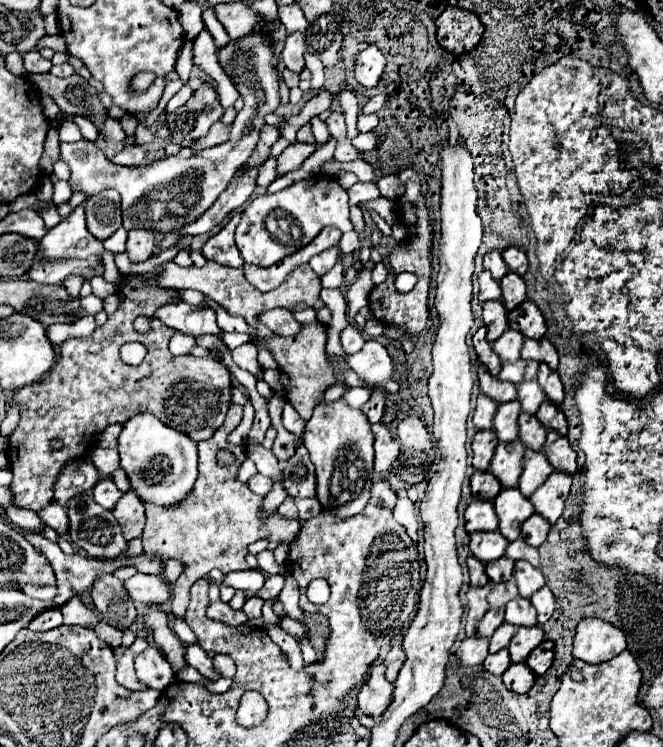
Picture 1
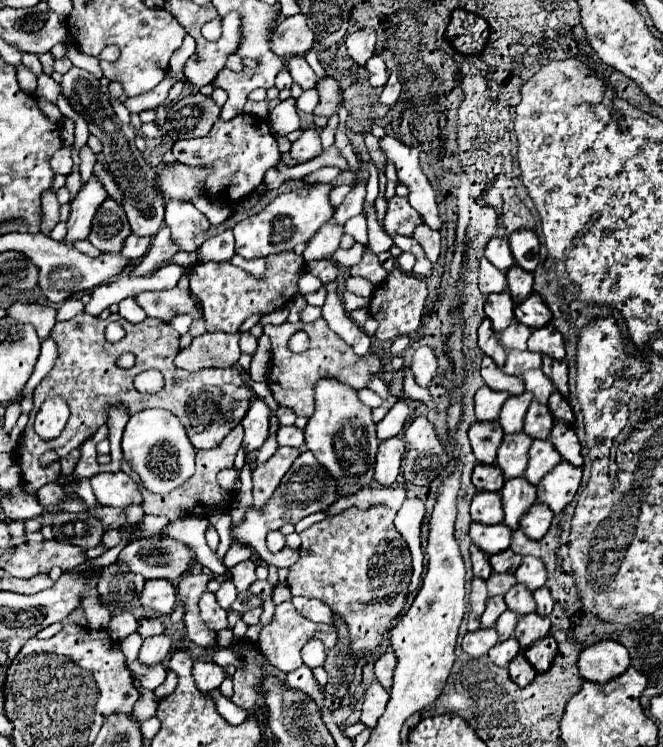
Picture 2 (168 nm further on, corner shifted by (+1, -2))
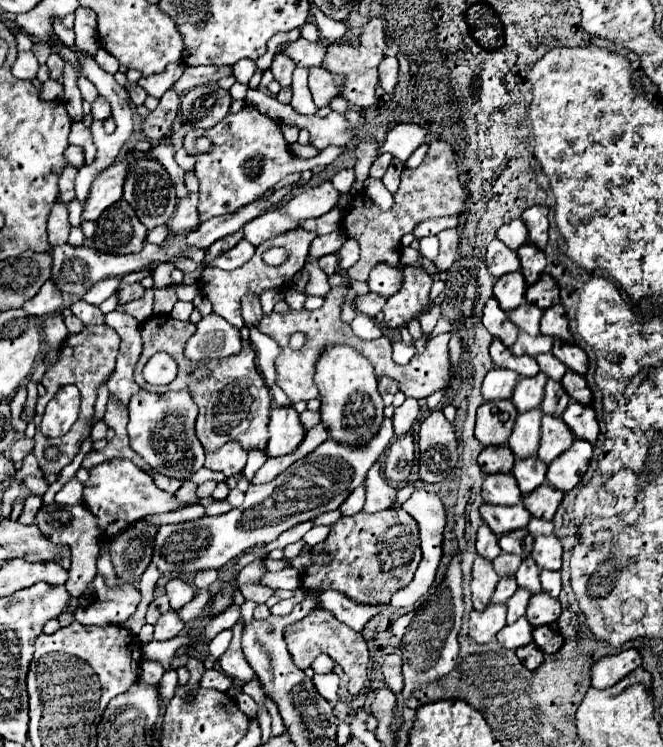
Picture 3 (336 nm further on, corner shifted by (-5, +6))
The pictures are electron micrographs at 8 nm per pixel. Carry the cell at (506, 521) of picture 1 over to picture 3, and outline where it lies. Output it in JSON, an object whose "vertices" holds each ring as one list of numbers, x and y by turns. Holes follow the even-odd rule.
{"vertices":[[530,455,528,459,518,459,512,473,520,485,522,495,528,495,530,491,534,491,538,485,542,485,546,481,546,463,540,463,540,459,536,459,536,455]]}

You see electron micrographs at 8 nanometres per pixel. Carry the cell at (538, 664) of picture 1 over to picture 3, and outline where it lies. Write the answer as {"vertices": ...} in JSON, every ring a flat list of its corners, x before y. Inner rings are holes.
{"vertices":[[550,623,550,625,544,625,544,627,536,627,532,635,534,635,534,643,546,655,556,653,562,647,562,643,564,643,564,637,560,635,560,629,558,629,556,623]]}

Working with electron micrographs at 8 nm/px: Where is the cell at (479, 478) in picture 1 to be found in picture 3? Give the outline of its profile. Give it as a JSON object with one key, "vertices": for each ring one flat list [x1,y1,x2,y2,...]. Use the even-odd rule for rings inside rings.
{"vertices":[[504,443,500,447,484,447,478,465,484,473,510,473,516,463,516,457,512,455,512,449]]}

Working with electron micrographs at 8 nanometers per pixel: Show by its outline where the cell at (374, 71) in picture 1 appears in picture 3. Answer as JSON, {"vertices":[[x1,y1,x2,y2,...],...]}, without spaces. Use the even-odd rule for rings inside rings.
{"vertices":[[384,57,384,61,380,63,380,87,392,95,398,83,398,59,396,57]]}

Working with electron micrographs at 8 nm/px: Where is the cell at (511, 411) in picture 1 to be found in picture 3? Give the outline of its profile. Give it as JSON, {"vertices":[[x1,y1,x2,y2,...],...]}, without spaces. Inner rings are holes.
{"vertices":[[538,373,534,377,520,377,520,381,514,389,514,395,512,395,512,401,518,409,518,413,540,407,542,397,544,397,546,381,548,381,548,377,544,373]]}

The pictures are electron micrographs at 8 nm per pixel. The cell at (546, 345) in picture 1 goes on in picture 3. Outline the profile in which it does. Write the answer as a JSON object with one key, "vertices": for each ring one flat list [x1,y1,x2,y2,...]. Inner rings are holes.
{"vertices":[[560,303,552,305,550,309,544,311,542,321,540,321,540,333,564,339,566,343,574,343,574,337,572,337,570,329,568,329,568,319,566,319,564,307]]}

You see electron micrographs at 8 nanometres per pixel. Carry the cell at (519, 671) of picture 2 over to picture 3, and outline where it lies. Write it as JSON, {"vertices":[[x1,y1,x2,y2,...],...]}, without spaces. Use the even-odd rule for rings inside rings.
{"vertices":[[528,643,526,647,516,649,516,655,528,669,536,669,544,661,544,653,536,647,536,643]]}

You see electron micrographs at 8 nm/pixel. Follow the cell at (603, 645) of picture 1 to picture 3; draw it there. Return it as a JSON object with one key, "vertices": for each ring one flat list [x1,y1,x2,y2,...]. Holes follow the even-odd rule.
{"vertices":[[626,649,620,651,618,655,602,657,598,663,592,665,592,687,596,689,612,687,628,673,632,673,636,667,640,667,640,663,642,657,636,649]]}

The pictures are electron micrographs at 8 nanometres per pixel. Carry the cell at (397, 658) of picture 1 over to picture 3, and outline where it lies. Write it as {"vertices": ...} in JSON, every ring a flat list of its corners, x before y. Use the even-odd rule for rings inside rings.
{"vertices":[[392,653,392,655,386,657,386,661,382,665,382,673,384,673,384,679,386,679,386,687,392,689,398,695,402,691,402,687,404,687,400,653]]}

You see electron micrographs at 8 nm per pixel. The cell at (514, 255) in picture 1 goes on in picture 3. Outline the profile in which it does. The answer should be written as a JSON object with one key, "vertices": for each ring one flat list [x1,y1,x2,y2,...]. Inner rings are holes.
{"vertices":[[532,205,522,213,522,219,526,221,526,227,530,231,530,241,544,249,548,241,548,207,544,205]]}

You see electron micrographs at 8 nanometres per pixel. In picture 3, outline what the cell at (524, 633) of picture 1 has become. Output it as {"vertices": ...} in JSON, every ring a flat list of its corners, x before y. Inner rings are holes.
{"vertices":[[540,591,540,593,536,593,536,595,530,597,528,611,526,611,526,619,534,627,554,623,558,617,560,617,560,601,558,599,550,597,544,591]]}

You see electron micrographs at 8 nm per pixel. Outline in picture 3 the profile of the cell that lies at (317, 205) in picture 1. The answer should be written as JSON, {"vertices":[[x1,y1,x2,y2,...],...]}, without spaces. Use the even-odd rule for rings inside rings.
{"vertices":[[330,181,322,183,320,187,304,187,302,193,292,197,288,203,284,203,284,205,280,205,276,209,270,209,270,211,262,213,260,217,248,221,244,225,244,239,250,241,252,245,260,245,266,239,274,239,280,233,296,229,300,225,300,221,304,221,308,217,322,217,322,215,326,215,328,211,338,207,338,197,340,197,340,193,334,189,334,185]]}

